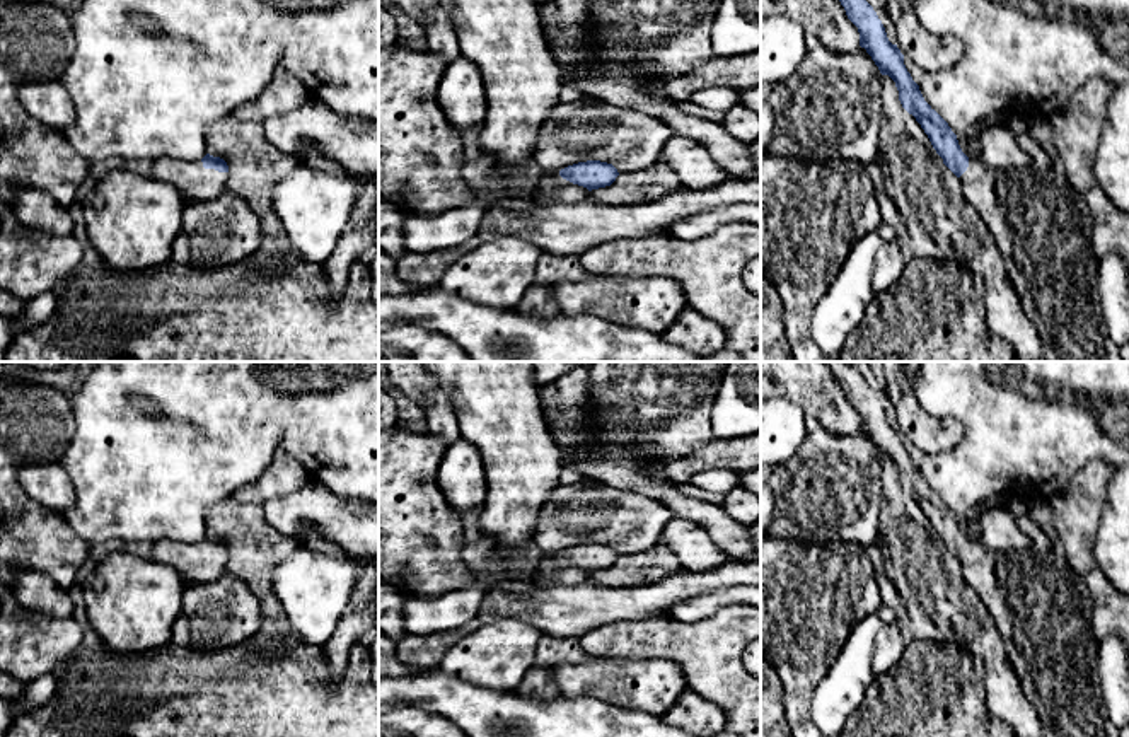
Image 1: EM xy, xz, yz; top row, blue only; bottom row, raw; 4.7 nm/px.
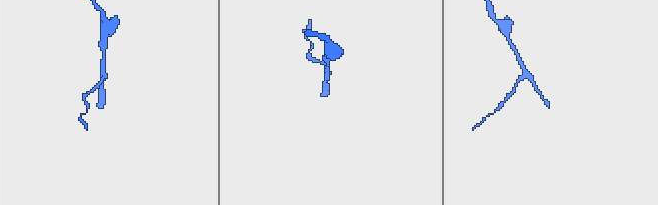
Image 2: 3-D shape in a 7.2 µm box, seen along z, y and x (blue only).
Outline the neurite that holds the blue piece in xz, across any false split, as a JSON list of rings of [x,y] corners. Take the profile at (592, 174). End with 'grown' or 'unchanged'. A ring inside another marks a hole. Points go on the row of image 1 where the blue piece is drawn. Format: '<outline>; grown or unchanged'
[[[587,160],[568,165],[561,171],[544,172],[541,176],[539,194],[534,198],[539,205],[556,203],[553,191],[568,181],[585,189],[585,200],[590,200],[590,193],[599,188],[611,186],[619,176],[612,164],[600,160]]]; grown

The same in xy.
[[[210,154],[193,162],[160,157],[152,177],[176,186],[188,201],[211,201],[227,189],[229,165]]]; grown

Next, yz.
[[[866,0],[839,2],[858,27],[860,46],[866,49],[880,73],[895,82],[902,107],[921,125],[943,164],[958,177],[965,200],[991,229],[1006,276],[1039,331],[1045,362],[1122,362],[1119,346],[1109,338],[1098,304],[1098,258],[1093,251],[1093,223],[1083,198],[1057,171],[1039,172],[1032,165],[994,171],[981,159],[969,159],[948,123],[924,101],[904,65],[904,55],[889,41],[873,7]]]; grown

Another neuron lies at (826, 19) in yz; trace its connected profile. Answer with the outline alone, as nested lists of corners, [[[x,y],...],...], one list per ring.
[[[761,0],[761,17],[783,15],[815,34],[820,46],[841,53],[860,48],[858,27],[839,0]]]

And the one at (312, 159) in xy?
[[[307,145],[300,162],[312,171],[327,172],[331,176],[353,176],[346,167],[329,157],[322,157],[319,150]]]

